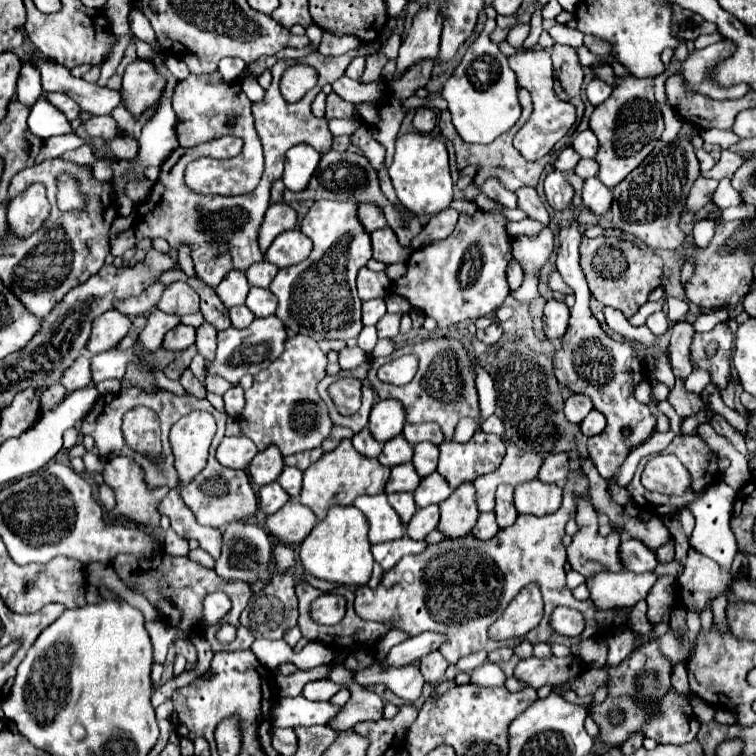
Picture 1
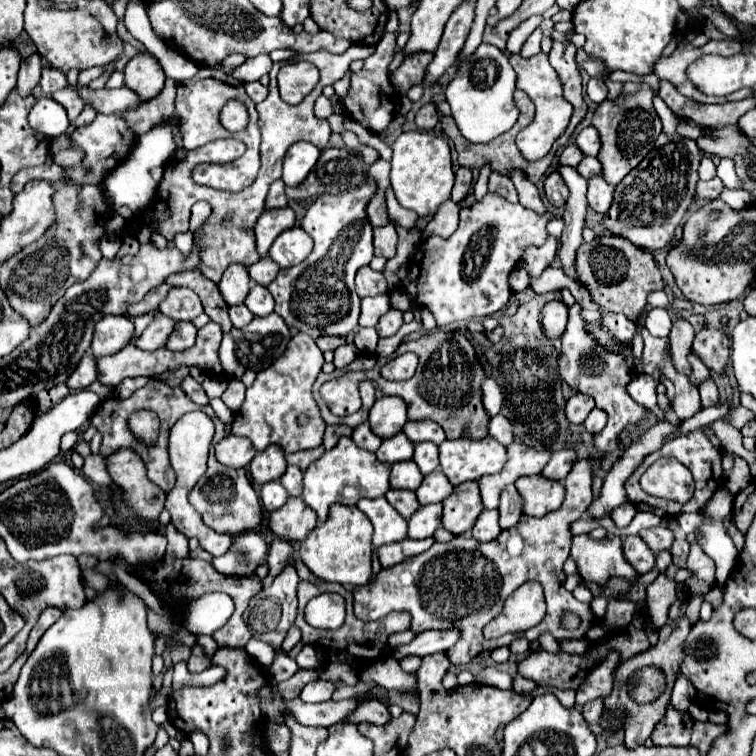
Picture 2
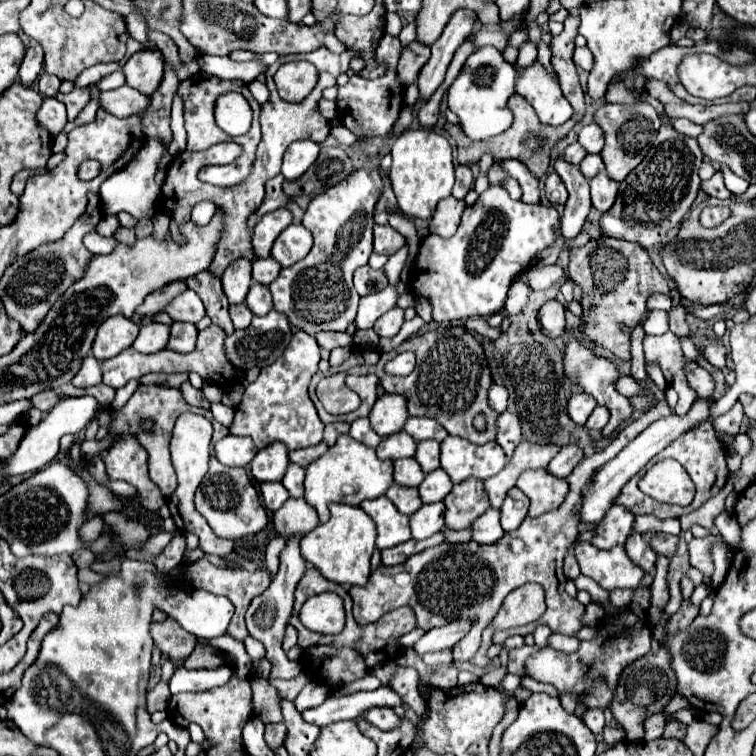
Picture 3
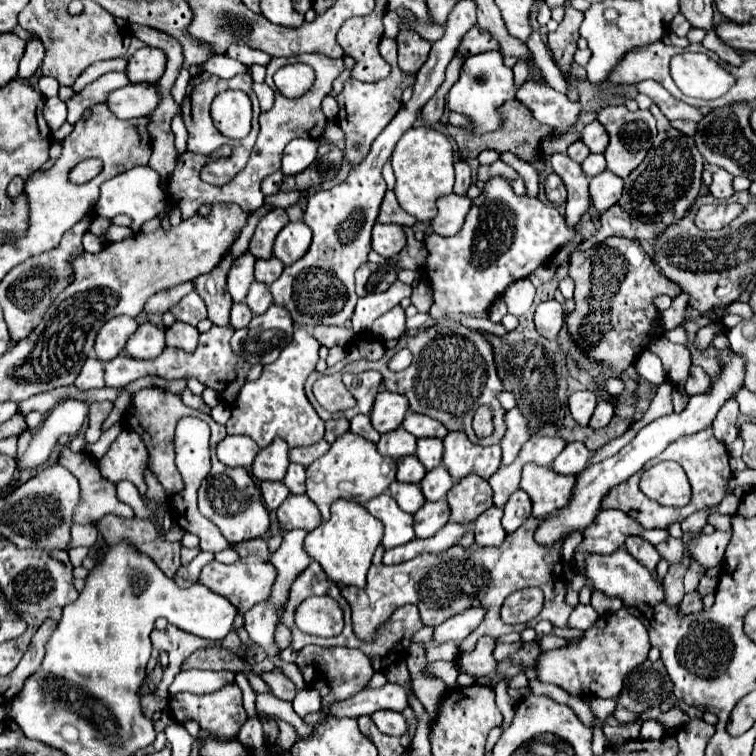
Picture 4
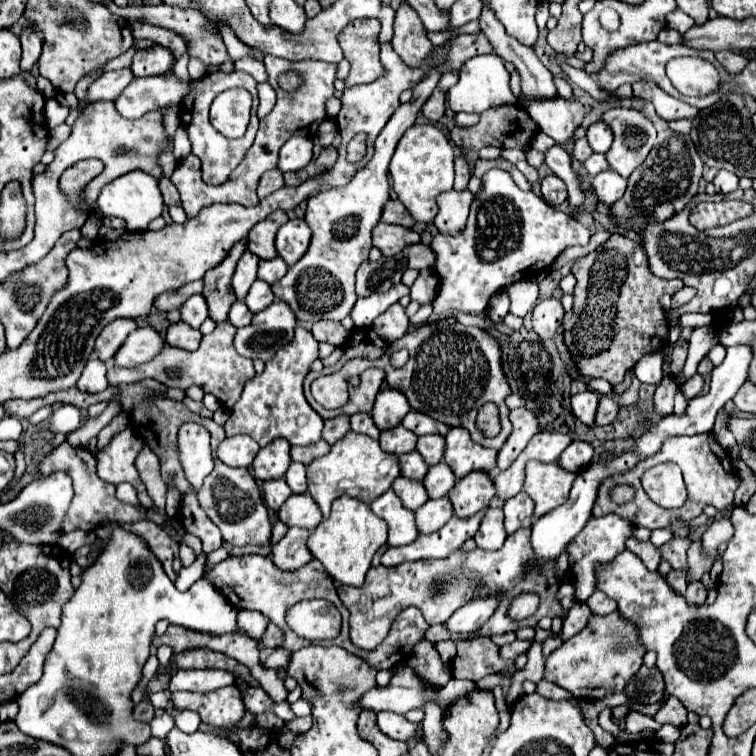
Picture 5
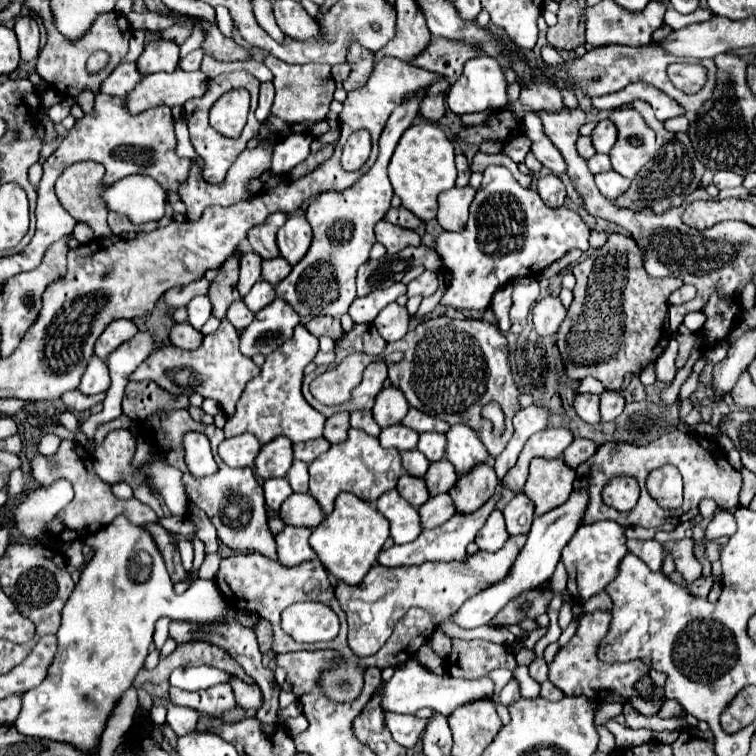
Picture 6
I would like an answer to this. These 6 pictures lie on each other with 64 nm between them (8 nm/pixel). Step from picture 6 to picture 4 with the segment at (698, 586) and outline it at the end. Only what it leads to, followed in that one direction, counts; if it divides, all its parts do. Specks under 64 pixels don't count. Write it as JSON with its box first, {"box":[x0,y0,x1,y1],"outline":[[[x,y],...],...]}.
{"box":[680,592,702,616],"outline":[[[690,592],[684,596],[684,600],[680,602],[680,614],[688,616],[688,614],[694,614],[694,612],[700,612],[702,610],[702,598],[698,596],[698,592]]]}

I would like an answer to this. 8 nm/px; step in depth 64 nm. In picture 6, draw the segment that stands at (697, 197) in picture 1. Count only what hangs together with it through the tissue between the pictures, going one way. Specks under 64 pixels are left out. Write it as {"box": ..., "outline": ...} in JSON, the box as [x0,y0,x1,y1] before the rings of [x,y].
{"box":[714,172,742,190],"outline":[[[716,172],[714,174],[714,186],[718,190],[722,188],[734,188],[734,186],[742,186],[742,176],[736,176],[734,172]]]}

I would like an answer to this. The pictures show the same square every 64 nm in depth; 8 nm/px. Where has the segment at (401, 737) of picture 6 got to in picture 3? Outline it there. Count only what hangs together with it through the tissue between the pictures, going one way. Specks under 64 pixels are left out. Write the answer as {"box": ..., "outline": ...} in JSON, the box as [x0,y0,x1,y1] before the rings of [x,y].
{"box":[362,706,400,730],"outline":[[[388,706],[370,708],[368,712],[364,712],[362,718],[368,720],[370,724],[374,724],[374,726],[380,728],[380,730],[392,730],[392,728],[396,728],[396,724],[400,724],[400,718],[398,718],[398,716],[394,714],[394,710],[388,708]]]}

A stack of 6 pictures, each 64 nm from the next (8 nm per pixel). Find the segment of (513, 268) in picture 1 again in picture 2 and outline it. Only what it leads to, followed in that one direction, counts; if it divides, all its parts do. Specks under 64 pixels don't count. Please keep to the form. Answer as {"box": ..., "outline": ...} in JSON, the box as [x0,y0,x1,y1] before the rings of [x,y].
{"box":[510,266,528,292],"outline":[[[518,266],[518,272],[510,274],[510,288],[514,292],[524,292],[526,286],[528,286],[528,272]]]}

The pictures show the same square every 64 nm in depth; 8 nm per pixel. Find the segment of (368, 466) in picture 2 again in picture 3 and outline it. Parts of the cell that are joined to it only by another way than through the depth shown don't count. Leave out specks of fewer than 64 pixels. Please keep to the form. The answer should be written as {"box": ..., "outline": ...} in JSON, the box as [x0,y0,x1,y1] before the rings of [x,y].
{"box":[304,434,394,524],"outline":[[[344,434],[344,436],[338,436],[336,444],[324,456],[320,456],[316,462],[312,462],[306,468],[304,500],[318,512],[320,524],[324,524],[328,520],[328,504],[342,502],[342,504],[358,506],[362,500],[378,498],[394,484],[392,472],[394,468],[390,460],[378,460],[372,448]]]}

